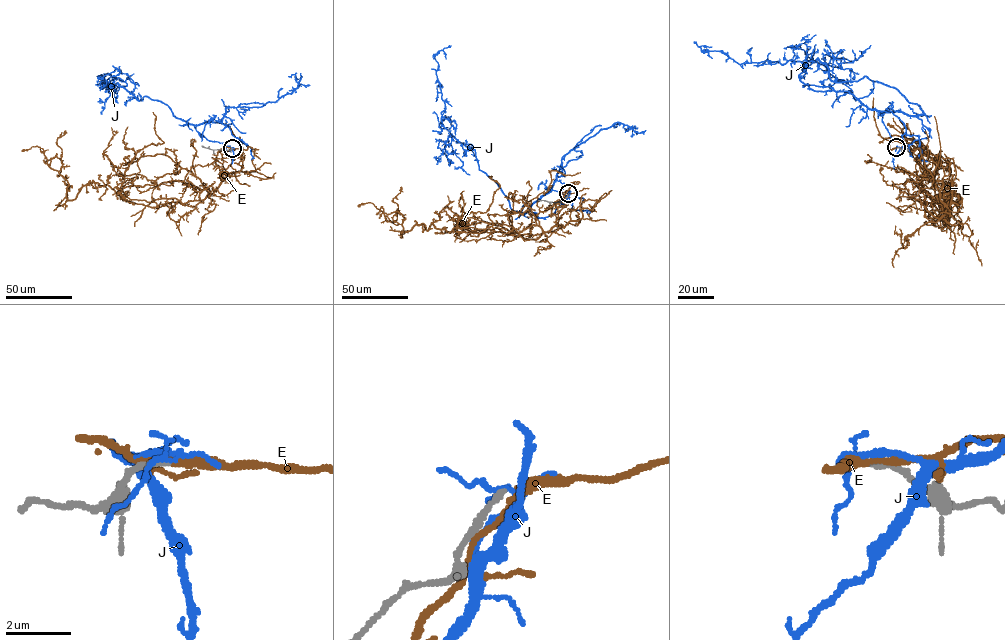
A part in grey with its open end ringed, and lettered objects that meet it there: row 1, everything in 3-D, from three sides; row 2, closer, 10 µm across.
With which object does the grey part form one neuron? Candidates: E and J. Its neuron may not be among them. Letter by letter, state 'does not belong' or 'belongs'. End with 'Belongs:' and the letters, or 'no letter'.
E: does not belong
J: does not belong
Belongs: no letter

